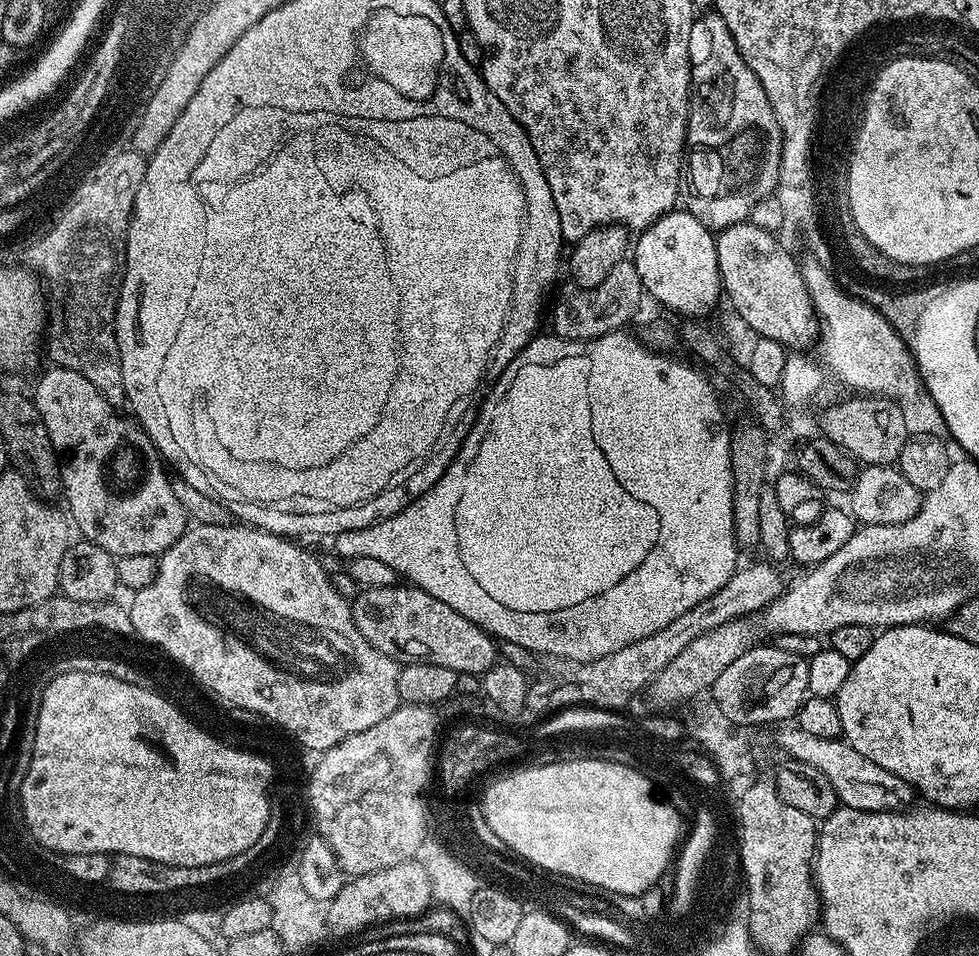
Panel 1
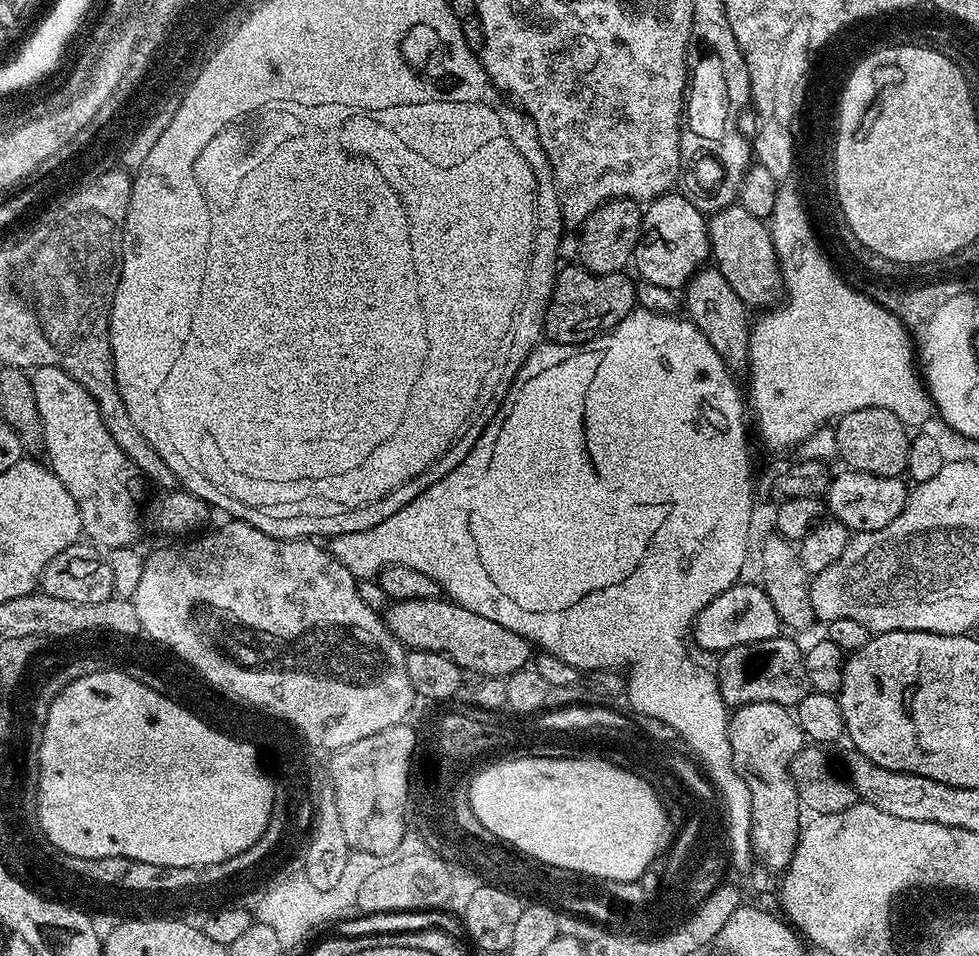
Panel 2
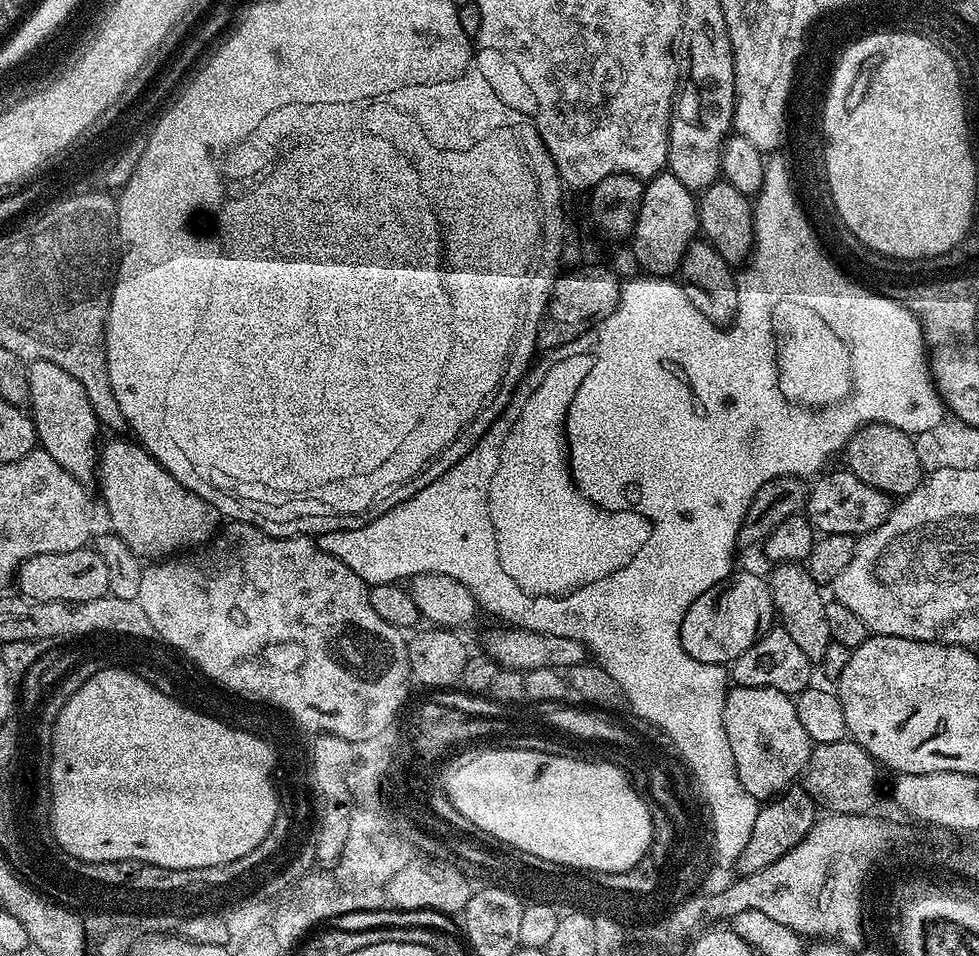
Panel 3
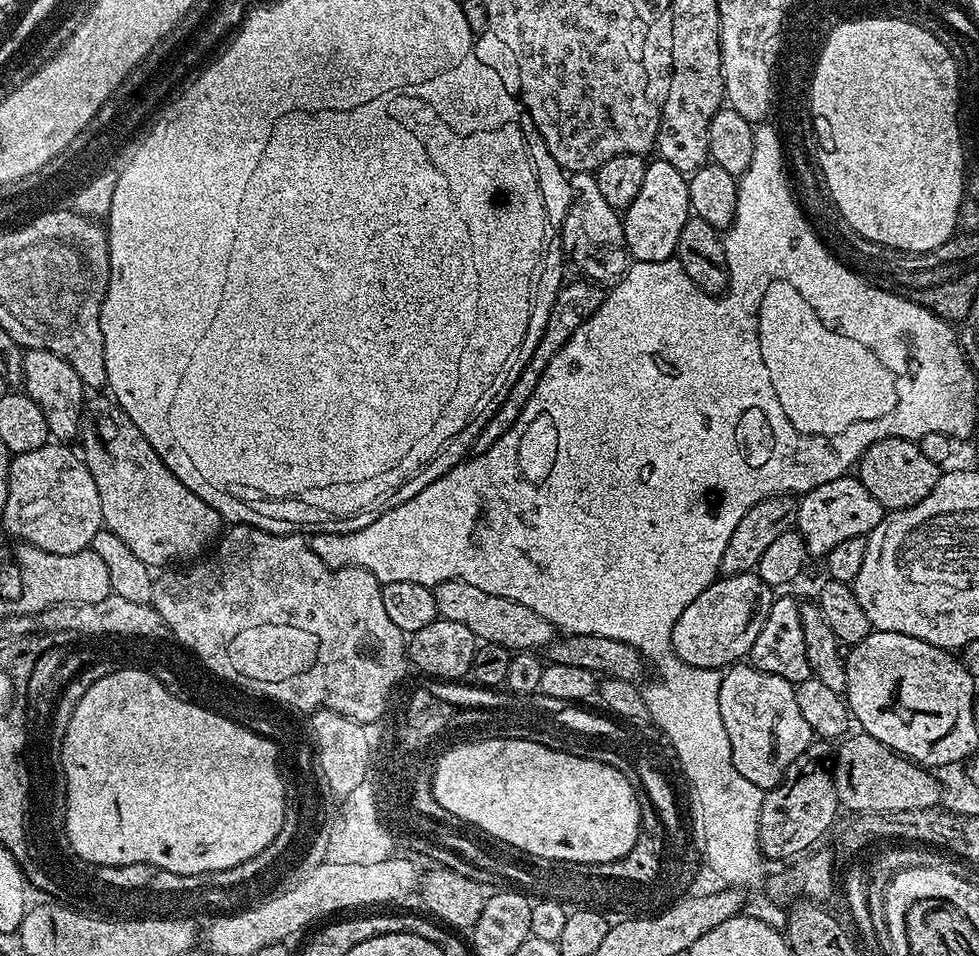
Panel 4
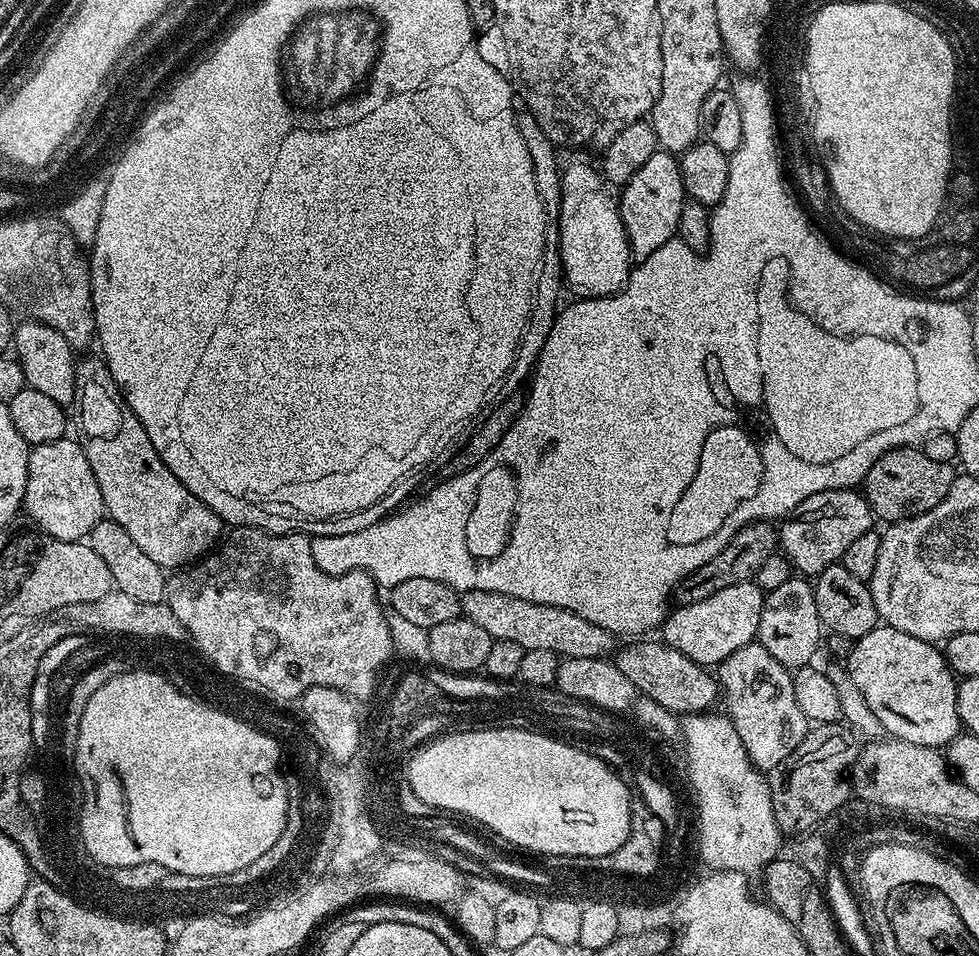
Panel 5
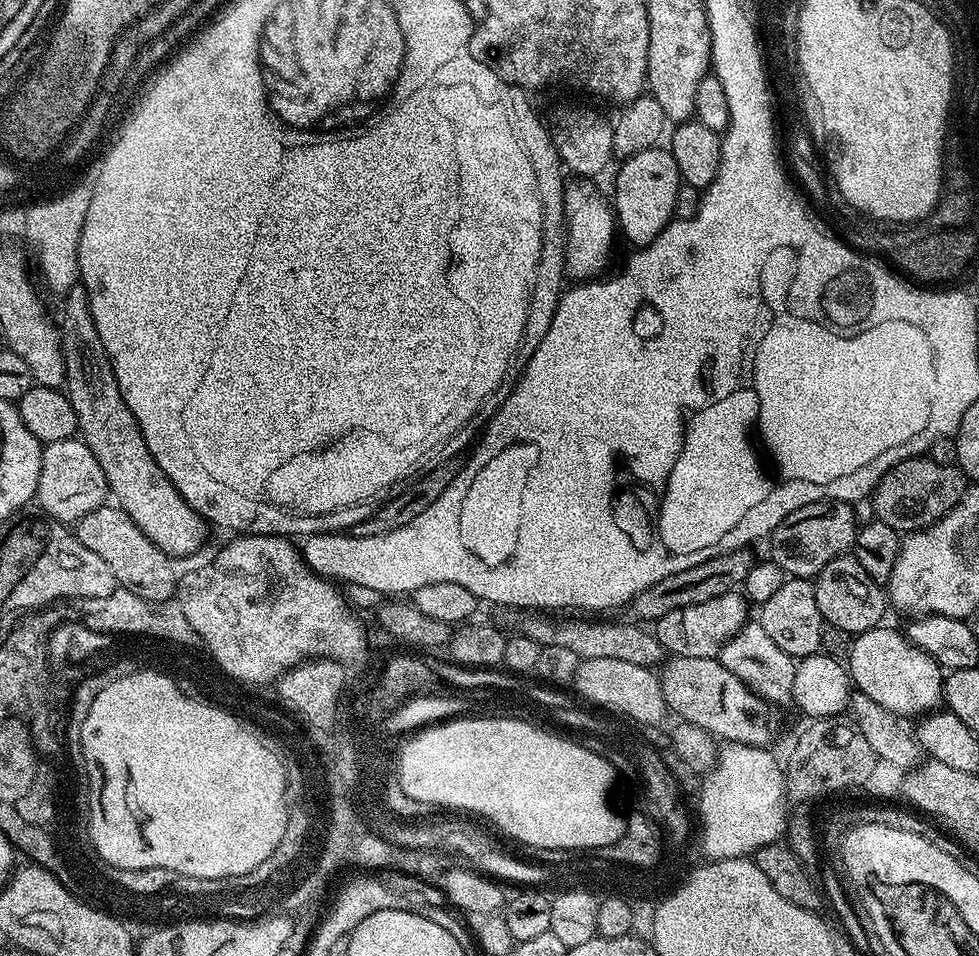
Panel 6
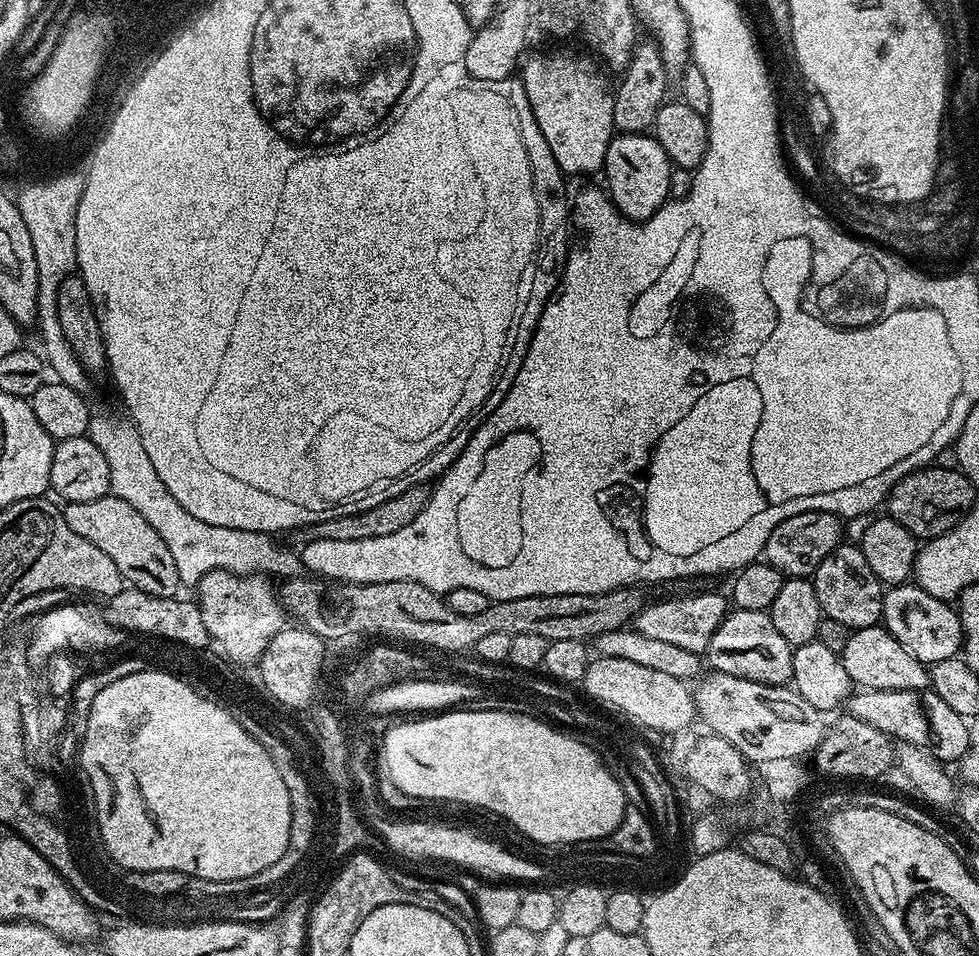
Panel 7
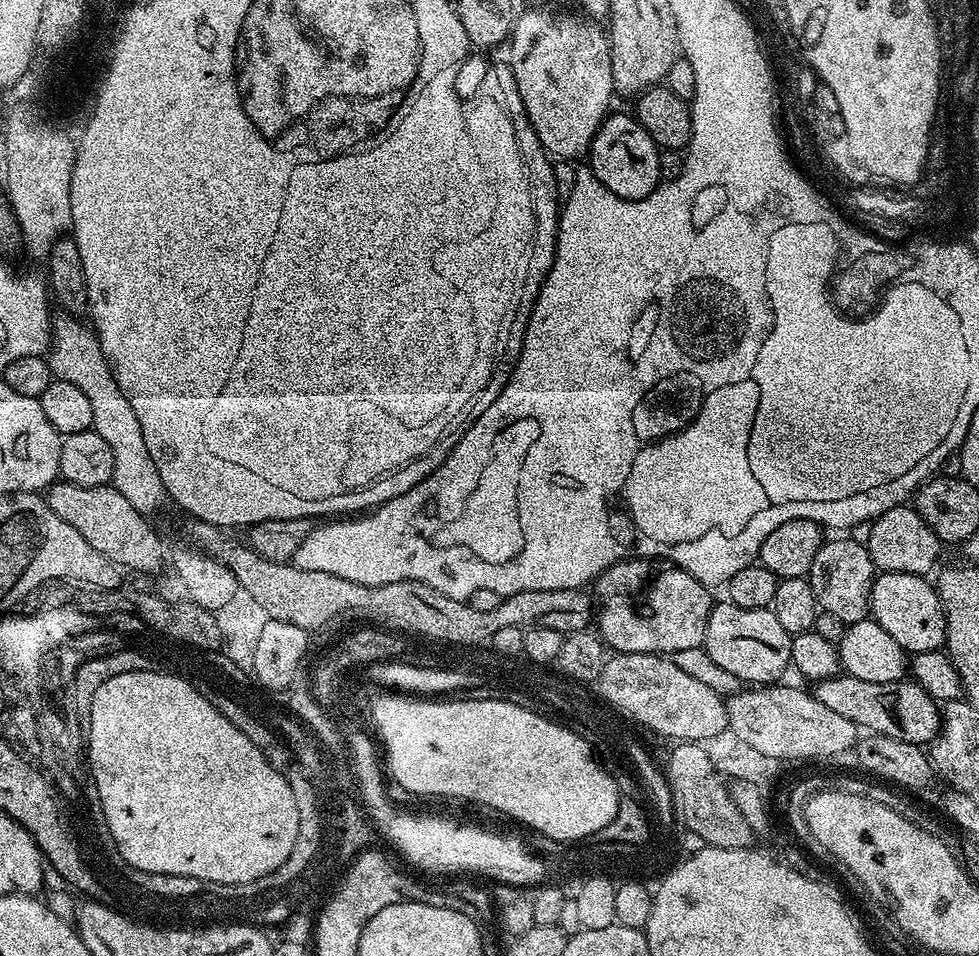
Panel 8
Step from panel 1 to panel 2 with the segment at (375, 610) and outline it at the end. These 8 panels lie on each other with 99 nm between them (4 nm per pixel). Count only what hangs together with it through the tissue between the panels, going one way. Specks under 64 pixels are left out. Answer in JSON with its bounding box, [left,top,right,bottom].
[382,598,534,678]

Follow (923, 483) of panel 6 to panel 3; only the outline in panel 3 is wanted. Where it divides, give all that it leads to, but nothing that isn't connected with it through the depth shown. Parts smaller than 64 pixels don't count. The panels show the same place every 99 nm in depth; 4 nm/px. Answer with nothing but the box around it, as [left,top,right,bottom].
[846,424,926,498]

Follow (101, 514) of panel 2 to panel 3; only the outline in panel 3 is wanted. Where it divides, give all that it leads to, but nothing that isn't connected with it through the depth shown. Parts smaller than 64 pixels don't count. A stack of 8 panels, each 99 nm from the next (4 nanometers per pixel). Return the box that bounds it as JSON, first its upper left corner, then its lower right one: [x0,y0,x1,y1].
[28,360,102,482]

